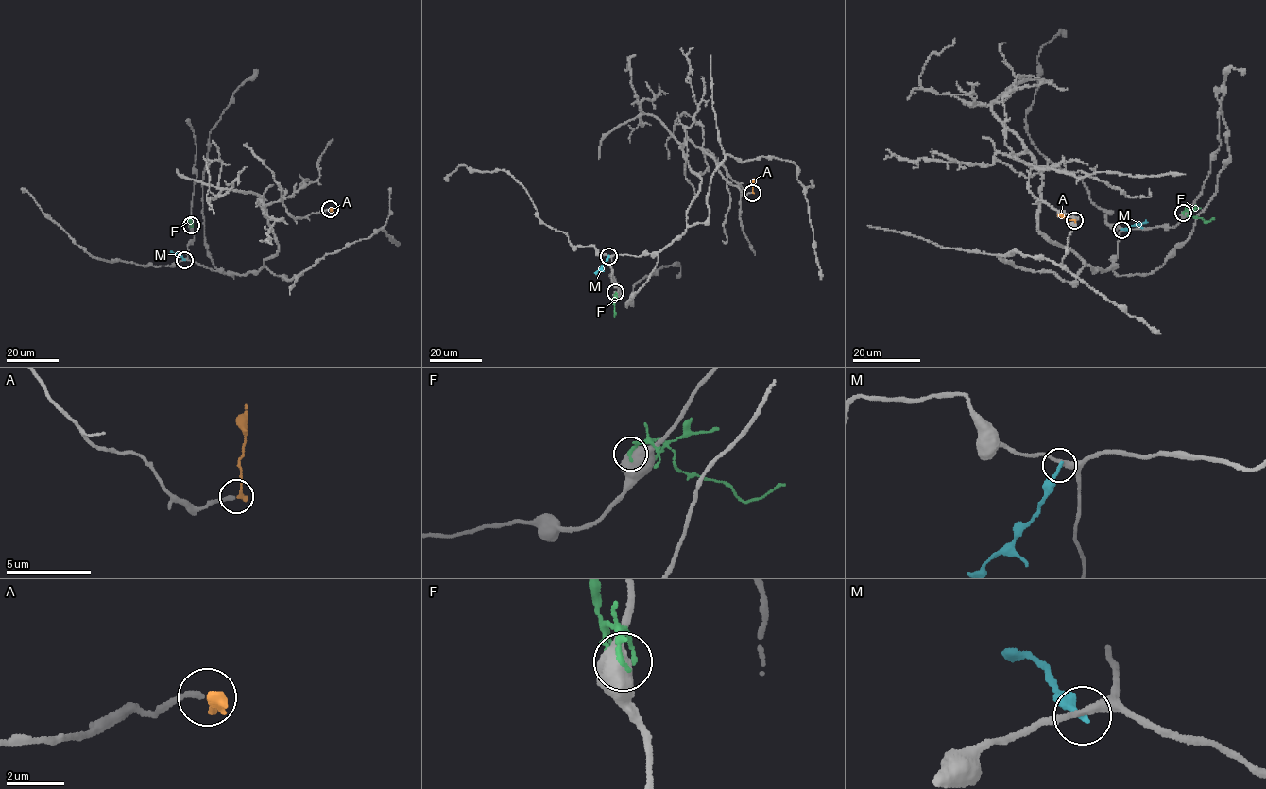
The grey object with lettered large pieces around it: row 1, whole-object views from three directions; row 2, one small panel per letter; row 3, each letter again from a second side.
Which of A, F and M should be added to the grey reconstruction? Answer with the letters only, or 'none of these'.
A

